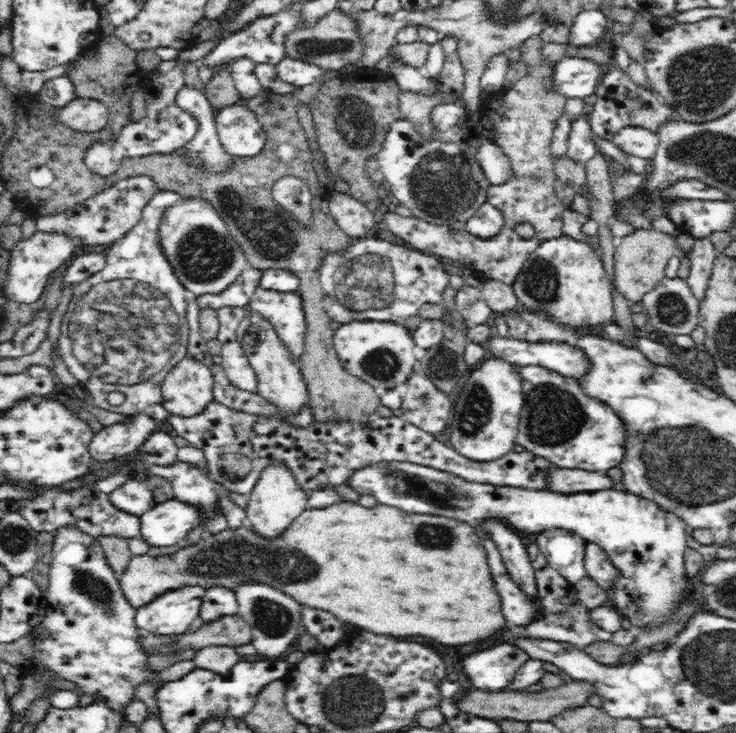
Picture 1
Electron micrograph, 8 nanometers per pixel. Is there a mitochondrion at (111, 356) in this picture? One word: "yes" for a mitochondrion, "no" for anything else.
yes

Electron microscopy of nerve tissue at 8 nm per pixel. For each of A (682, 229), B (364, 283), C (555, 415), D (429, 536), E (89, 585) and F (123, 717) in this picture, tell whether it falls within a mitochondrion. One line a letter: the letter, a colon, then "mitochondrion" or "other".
A: other
B: mitochondrion
C: mitochondrion
D: mitochondrion
E: mitochondrion
F: other

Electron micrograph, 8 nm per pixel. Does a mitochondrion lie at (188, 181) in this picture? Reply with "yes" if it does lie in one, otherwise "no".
no

